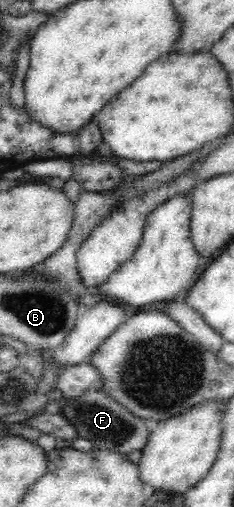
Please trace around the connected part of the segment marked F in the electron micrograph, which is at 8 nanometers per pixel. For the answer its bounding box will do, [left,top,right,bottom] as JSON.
[56,388,151,454]

